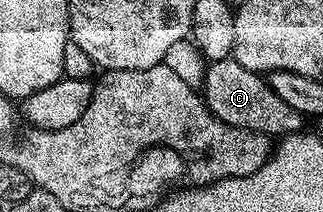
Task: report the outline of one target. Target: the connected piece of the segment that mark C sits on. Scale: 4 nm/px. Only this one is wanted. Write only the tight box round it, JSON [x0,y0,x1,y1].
[201,58,304,137]

